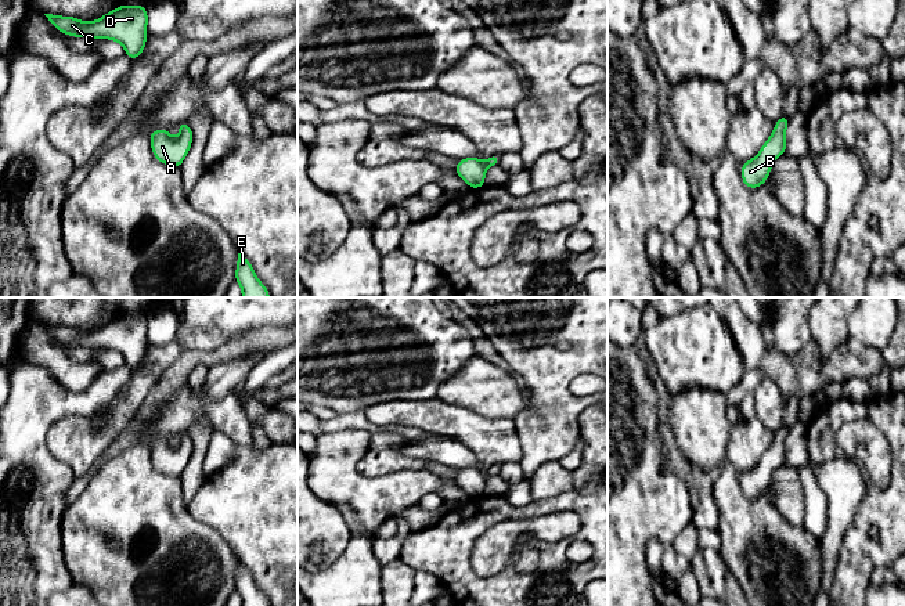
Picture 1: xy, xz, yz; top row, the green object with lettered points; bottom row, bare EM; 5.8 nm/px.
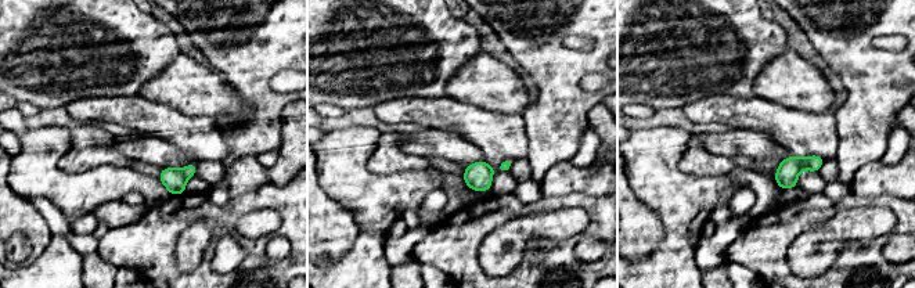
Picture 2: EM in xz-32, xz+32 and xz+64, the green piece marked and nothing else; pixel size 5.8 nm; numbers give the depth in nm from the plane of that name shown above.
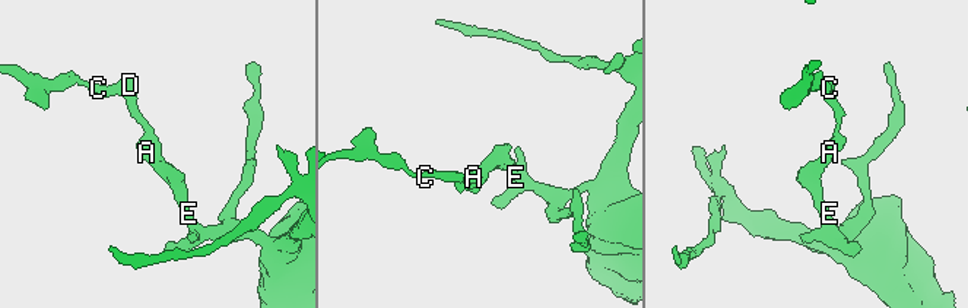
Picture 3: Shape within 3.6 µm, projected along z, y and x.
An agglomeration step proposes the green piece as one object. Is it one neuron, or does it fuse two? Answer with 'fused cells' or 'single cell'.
single cell

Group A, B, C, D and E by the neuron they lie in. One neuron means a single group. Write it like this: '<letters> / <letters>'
A B C D E

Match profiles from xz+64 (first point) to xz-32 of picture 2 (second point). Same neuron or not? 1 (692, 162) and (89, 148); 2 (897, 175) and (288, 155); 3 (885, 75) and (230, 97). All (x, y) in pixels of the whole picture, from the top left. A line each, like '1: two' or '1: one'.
1: one
2: two
3: two

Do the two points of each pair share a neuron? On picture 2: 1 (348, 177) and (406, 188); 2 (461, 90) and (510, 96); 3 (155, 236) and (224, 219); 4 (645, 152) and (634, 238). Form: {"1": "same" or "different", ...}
{"1": "same", "2": "same", "3": "same", "4": "different"}

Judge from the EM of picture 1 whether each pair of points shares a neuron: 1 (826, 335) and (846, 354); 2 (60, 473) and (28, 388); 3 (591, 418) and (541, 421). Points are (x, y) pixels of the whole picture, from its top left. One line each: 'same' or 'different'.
1: different
2: same
3: different

